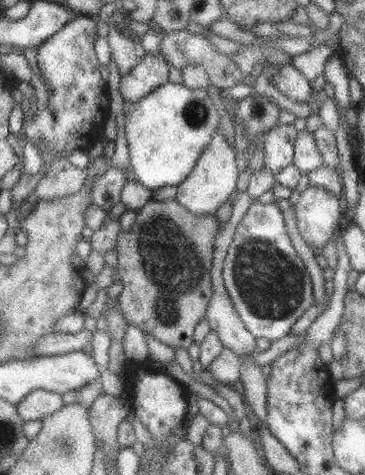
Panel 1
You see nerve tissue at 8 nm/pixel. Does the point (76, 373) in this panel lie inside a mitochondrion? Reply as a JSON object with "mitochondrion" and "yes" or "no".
{"mitochondrion":"no"}

